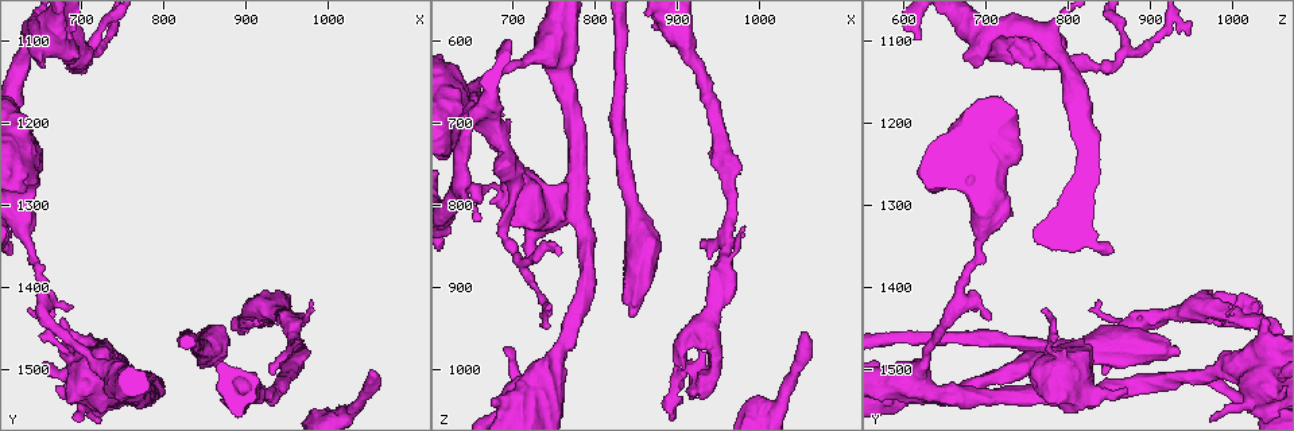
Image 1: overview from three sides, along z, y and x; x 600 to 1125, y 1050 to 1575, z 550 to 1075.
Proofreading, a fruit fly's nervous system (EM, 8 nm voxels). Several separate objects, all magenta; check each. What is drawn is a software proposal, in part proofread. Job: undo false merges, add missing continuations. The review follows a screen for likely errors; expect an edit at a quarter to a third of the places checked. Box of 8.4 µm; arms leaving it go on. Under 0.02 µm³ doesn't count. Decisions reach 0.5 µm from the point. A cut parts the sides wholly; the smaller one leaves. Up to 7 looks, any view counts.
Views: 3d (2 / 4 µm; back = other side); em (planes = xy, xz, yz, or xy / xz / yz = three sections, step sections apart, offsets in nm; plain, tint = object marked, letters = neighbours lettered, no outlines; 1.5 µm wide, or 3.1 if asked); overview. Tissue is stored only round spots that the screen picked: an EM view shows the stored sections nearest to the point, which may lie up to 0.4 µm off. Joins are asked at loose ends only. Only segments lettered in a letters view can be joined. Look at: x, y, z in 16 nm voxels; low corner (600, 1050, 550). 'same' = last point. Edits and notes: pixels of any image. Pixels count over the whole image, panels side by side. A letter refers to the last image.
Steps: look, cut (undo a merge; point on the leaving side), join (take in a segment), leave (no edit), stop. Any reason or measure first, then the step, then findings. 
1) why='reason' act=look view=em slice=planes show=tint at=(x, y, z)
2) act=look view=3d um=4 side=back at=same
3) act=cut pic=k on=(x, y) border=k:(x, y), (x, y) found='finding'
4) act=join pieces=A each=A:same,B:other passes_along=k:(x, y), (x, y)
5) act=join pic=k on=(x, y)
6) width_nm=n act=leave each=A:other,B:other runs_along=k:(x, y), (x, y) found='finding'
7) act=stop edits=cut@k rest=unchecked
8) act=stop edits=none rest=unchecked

why='thick end' act=look view=em slice=planes show=letters at=(840, 1480, 935)

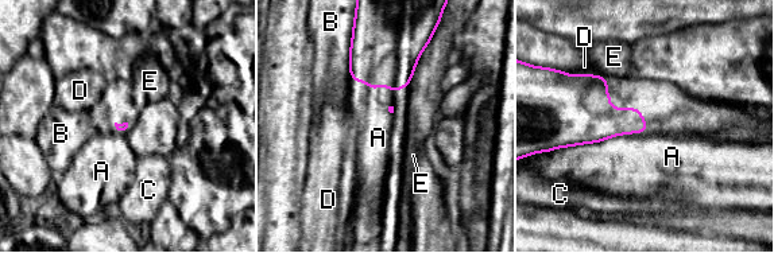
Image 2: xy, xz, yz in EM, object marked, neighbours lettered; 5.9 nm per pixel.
act=leave each=A:other,B:other,C:other,D:other,E:other border=2:(647, 124), (643, 132), (554, 150) found='no lettered segment goes on from it'

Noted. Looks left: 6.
why='an open end' act=look view=em slice=planes show=letters at=(930, 1445, 985)

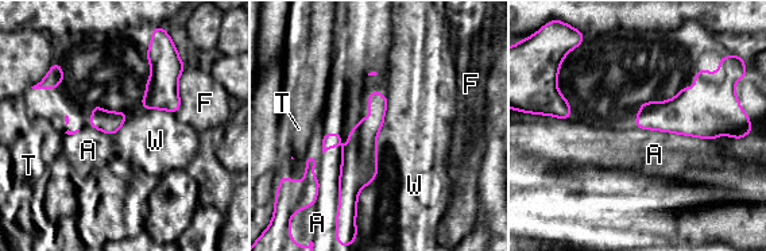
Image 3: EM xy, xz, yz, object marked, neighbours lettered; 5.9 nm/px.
act=leave each=A:other,F:other,T:other,W:other border=3:(387, 95), (374, 181) found='none of them fits'

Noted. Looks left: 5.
why='branch stops here' act=look view=em slice=planes show=letters at=(1055, 1505, 955)

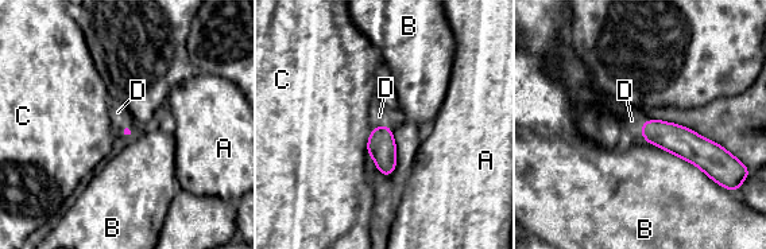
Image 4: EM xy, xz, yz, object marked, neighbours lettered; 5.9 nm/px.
longest_contact=B:500nm act=join pic=4 on=(379, 116) each=A:other,B:other,C:other,D:same found='it goes on there'

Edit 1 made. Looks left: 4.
act=stop edits=join@4 rest=unchecked

